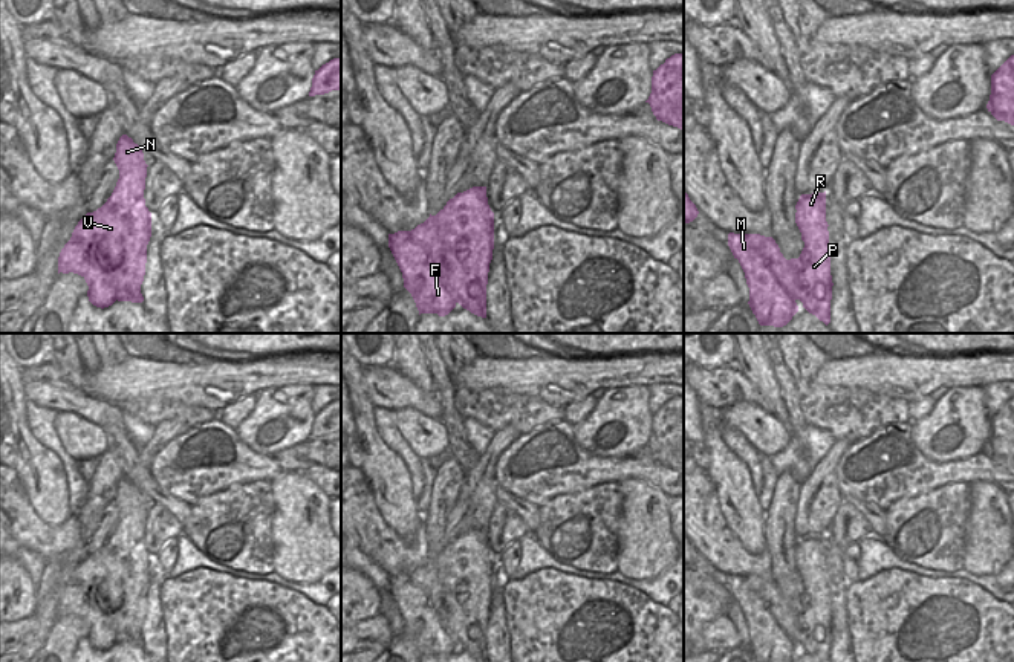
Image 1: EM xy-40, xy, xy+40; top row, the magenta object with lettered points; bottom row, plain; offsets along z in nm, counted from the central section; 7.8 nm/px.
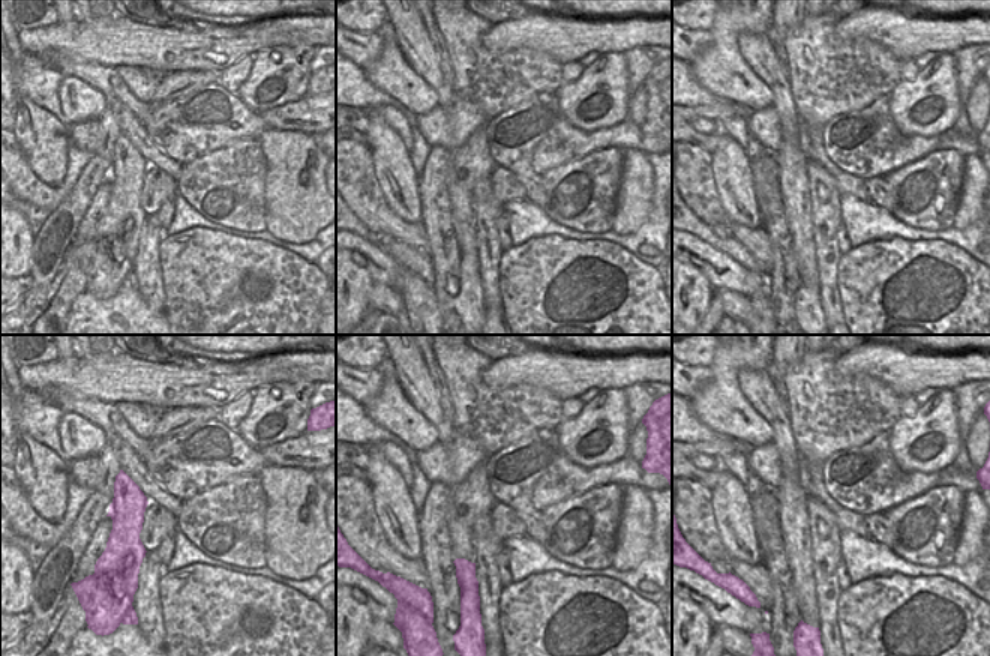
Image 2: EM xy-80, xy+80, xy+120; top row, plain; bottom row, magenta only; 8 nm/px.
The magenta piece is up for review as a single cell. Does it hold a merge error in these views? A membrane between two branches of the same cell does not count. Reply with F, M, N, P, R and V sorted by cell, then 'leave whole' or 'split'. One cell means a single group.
F M V / N P R; split

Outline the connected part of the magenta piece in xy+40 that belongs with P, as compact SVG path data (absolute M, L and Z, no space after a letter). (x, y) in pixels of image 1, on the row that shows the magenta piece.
M826 191L801 194L795 209L820 228L820 234L804 248L798 258L771 261L769 268L782 286L803 303L803 307L826 326L830 323L832 275L830 246L826 222Z

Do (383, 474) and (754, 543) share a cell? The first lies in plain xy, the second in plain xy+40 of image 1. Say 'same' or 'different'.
same

